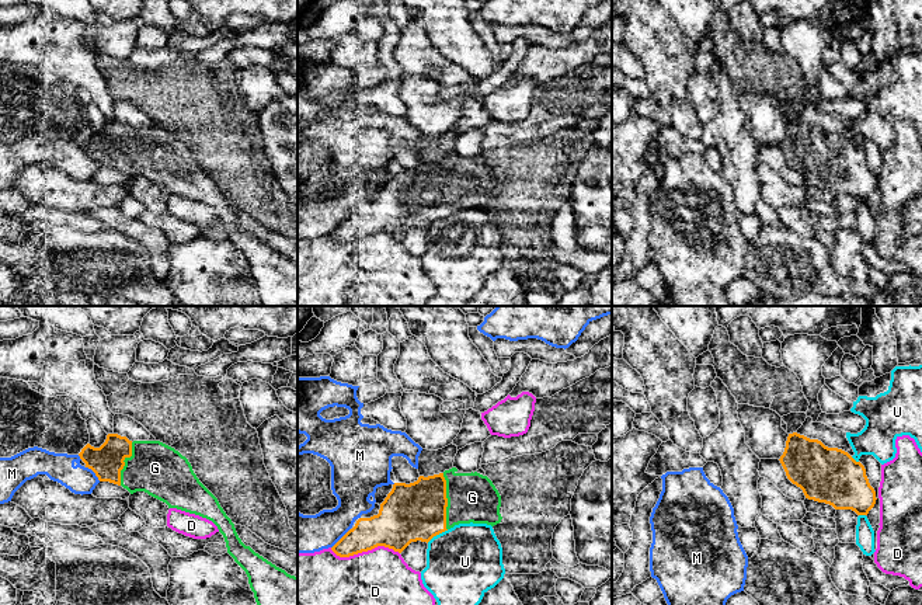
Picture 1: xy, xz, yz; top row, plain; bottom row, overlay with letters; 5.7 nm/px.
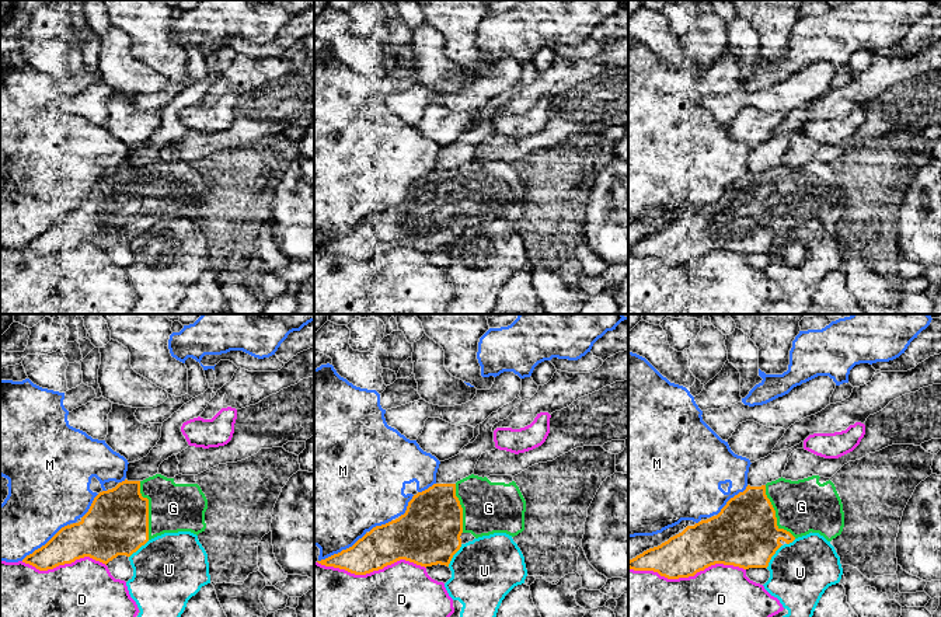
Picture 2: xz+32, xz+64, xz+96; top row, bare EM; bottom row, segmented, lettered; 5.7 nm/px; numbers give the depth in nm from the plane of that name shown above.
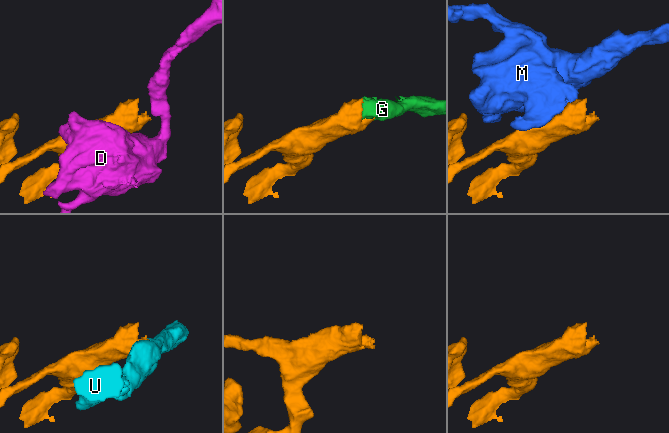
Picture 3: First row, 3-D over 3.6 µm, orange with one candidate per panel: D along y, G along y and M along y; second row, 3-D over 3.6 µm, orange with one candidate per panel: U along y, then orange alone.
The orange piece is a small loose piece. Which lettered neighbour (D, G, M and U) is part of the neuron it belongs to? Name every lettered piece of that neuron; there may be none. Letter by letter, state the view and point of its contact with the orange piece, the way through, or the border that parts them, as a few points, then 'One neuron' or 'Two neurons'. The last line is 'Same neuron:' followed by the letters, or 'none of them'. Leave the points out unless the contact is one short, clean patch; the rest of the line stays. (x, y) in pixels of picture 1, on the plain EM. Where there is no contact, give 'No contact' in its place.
D: Touches orange at xz (365, 236). Two neurons
G: Touches orange at xz (446, 187). One neuron
M: Touches orange at xz (341, 223). Two neurons
U: Touches orange at xz (437, 219). Two neurons
Same neuron: G

